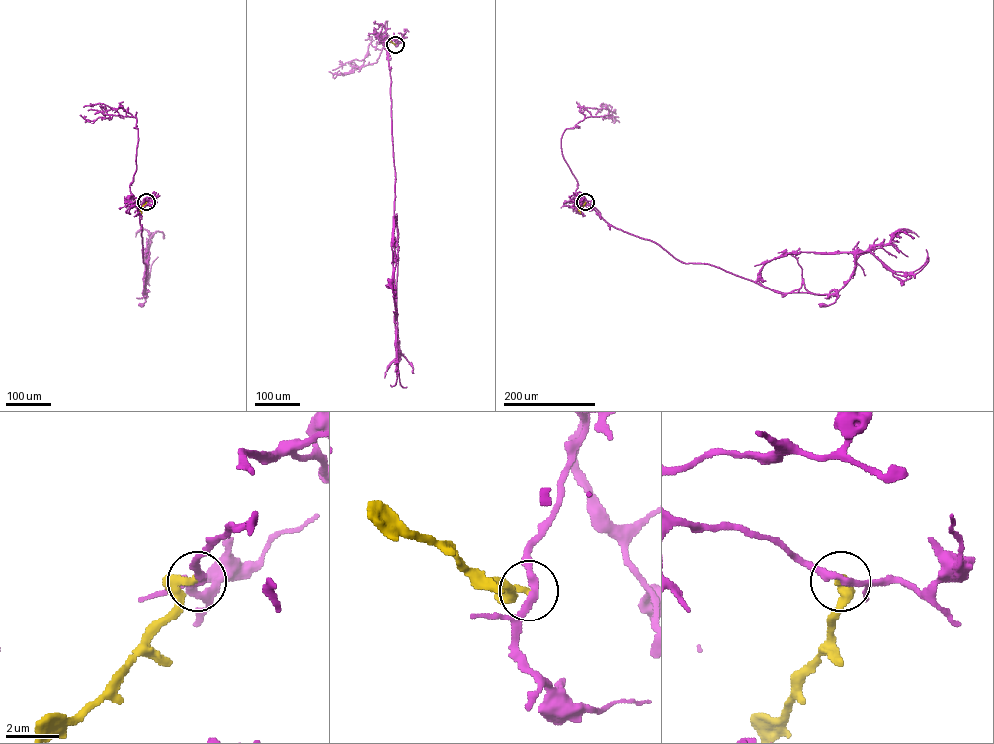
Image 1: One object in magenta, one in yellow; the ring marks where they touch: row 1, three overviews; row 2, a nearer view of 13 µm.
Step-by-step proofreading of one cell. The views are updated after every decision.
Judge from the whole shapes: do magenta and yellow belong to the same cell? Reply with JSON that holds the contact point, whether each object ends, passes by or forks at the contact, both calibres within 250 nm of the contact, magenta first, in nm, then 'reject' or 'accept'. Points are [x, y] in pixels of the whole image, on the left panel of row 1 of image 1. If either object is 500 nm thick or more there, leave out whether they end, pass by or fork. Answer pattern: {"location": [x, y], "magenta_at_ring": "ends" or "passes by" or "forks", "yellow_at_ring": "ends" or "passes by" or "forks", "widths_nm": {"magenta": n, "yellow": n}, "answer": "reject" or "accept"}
{"location": [146, 202], "magenta_at_ring": "passes by", "yellow_at_ring": "ends", "widths_nm": {"magenta": 280, "yellow": 320}, "answer": "reject"}

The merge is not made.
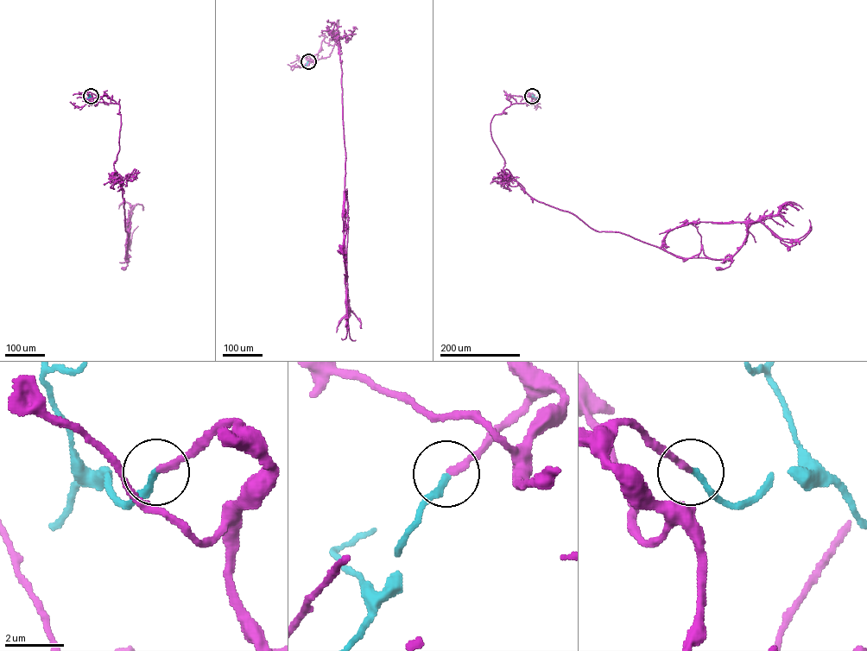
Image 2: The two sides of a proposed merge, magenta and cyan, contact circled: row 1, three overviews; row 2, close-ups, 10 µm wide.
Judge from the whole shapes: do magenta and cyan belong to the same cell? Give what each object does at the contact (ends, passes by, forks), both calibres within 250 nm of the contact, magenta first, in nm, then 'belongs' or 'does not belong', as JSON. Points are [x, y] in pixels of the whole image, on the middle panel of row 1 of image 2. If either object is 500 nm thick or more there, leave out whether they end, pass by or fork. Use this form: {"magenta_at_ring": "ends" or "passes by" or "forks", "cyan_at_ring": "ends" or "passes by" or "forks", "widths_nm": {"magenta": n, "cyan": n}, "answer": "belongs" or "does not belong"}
{"magenta_at_ring": "ends", "cyan_at_ring": "ends", "widths_nm": {"magenta": 240, "cyan": 200}, "answer": "belongs"}

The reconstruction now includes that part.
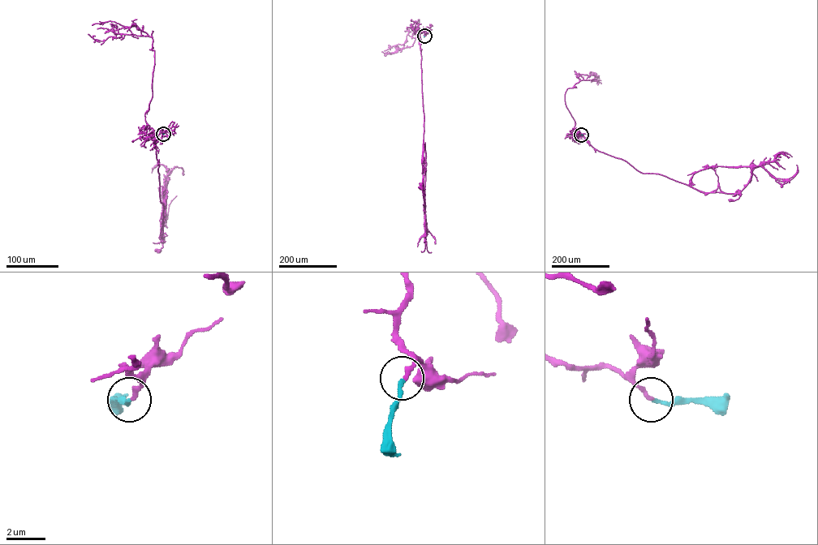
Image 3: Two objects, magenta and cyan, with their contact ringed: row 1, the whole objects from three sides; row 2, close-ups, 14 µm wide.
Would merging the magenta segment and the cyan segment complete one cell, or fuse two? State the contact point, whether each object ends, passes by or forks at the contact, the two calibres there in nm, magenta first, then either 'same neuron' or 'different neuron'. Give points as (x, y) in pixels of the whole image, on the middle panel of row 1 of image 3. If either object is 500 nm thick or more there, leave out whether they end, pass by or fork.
at (424, 36); magenta ends there; cyan ends there; 220 nm thick on the magenta side, 190 nm on the other; same neuron

